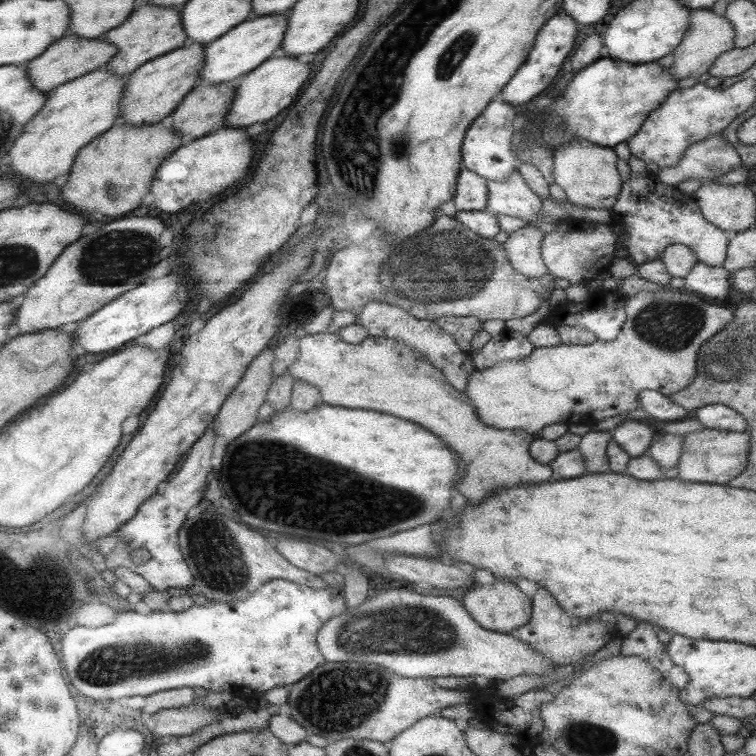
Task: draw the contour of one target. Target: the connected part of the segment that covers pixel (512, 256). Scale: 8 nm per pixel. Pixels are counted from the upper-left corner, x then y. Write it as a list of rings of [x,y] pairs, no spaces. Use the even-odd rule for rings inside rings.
[[[533,226],[522,227],[509,234],[503,244],[511,265],[528,278],[548,273],[541,255],[545,232]]]

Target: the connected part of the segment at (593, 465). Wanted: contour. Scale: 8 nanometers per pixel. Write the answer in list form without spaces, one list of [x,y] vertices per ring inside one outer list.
[[[591,430],[581,436],[577,449],[584,455],[587,473],[611,472],[607,448],[612,439],[608,431]]]

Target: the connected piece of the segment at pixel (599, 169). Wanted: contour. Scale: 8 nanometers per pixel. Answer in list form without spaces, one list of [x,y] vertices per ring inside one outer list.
[[[582,137],[554,150],[554,178],[574,205],[611,209],[621,193],[623,180],[617,169],[617,154],[612,147],[595,145]]]

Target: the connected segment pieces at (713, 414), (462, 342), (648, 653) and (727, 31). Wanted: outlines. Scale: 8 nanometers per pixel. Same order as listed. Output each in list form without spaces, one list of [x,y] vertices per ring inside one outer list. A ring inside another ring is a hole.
[[[710,404],[696,409],[696,420],[714,430],[742,432],[748,430],[747,420],[739,412],[722,404]]]
[[[474,316],[440,317],[436,318],[436,325],[450,334],[460,350],[472,351],[472,340],[480,330],[483,330],[482,323]]]
[[[649,622],[638,623],[636,628],[623,639],[621,654],[644,658],[677,689],[686,688],[690,680],[688,673],[670,658],[667,645],[658,639],[656,630],[656,626],[652,626]]]
[[[698,9],[690,13],[690,26],[682,42],[674,49],[674,63],[668,68],[676,80],[699,77],[709,72],[714,61],[735,47],[735,30],[730,21],[711,9]]]

